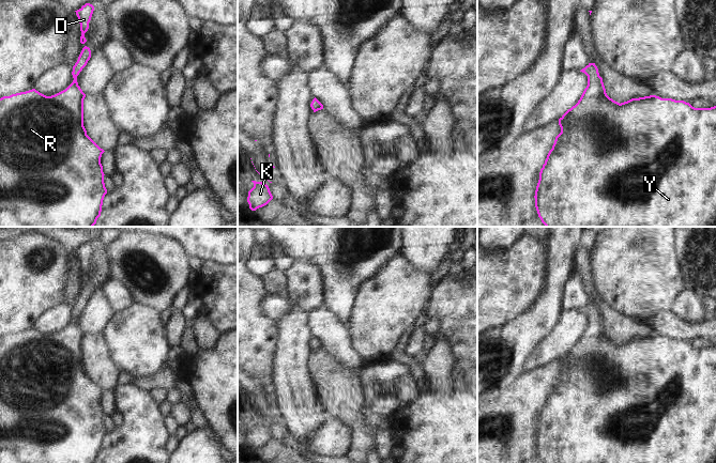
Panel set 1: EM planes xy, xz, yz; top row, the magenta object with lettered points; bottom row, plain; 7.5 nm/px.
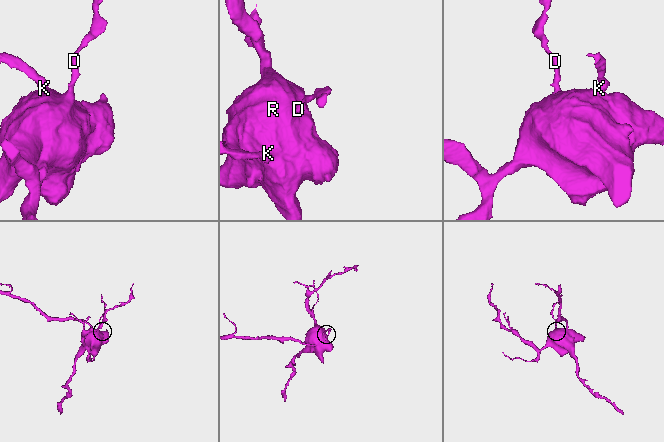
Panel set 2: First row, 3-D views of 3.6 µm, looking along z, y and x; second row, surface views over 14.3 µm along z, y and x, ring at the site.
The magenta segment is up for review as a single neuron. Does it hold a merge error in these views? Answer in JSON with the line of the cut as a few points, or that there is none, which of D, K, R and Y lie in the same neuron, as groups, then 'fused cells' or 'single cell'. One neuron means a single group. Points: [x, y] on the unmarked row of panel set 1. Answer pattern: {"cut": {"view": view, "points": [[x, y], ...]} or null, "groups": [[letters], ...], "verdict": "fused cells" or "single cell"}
{"cut": null, "groups": [["D", "K", "R", "Y"]], "verdict": "single cell"}

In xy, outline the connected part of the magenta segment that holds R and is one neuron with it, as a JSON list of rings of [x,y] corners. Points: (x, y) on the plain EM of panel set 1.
[[[85,285],[73,306],[73,322],[63,330],[46,336],[35,328],[0,338],[0,463],[96,463],[107,429],[104,422],[102,393],[105,391],[88,374],[83,366],[83,339],[86,334],[77,322],[77,315],[91,297],[91,290]]]

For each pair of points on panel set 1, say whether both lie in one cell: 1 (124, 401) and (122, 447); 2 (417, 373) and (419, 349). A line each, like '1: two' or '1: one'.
1: one
2: two

